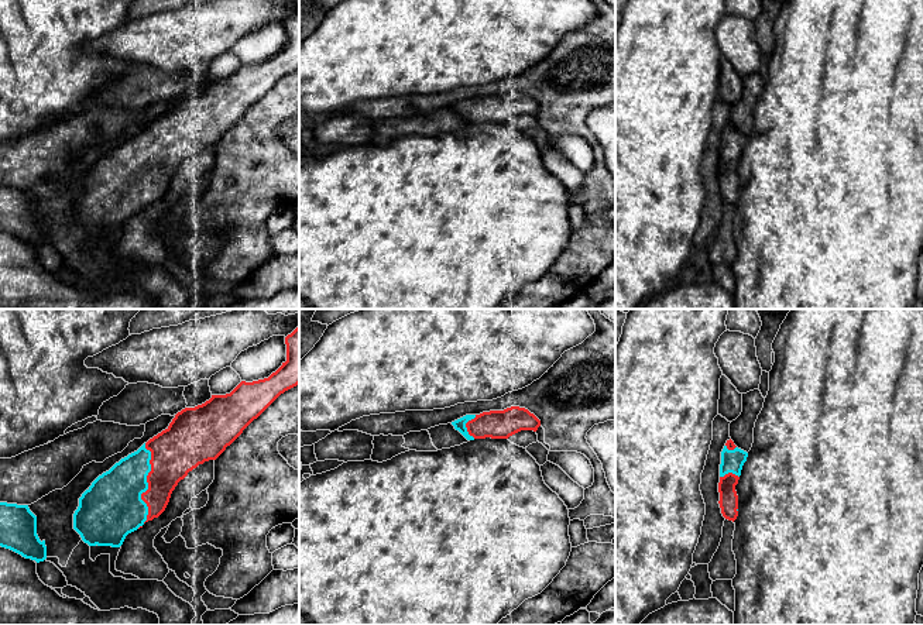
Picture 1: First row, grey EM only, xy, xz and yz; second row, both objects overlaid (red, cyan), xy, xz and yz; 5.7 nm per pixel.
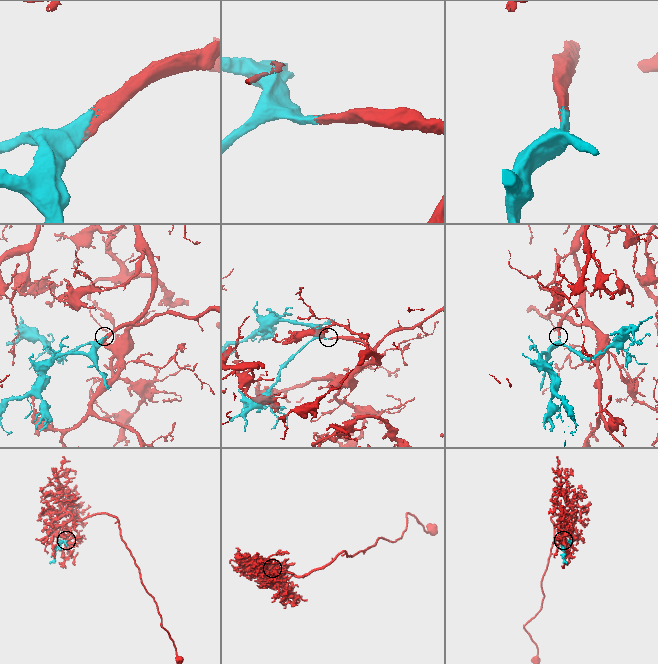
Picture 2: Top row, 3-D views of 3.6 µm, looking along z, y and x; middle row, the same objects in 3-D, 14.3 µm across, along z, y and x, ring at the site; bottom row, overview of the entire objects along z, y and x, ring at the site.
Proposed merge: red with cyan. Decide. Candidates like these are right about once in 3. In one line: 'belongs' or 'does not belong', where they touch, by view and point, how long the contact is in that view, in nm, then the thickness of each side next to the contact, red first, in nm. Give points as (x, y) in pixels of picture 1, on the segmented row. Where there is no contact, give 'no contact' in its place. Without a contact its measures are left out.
belongs; contact xy (147, 481); length 460 nm; calibres 280 and 340 nm

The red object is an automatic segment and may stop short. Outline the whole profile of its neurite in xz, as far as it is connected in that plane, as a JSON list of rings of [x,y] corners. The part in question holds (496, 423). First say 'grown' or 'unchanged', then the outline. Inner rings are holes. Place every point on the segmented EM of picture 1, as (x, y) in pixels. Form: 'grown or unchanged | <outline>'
grown | [[[511,406],[504,411],[490,411],[480,415],[466,415],[452,422],[467,440],[508,439],[521,430],[536,432],[541,420],[525,408]]]

